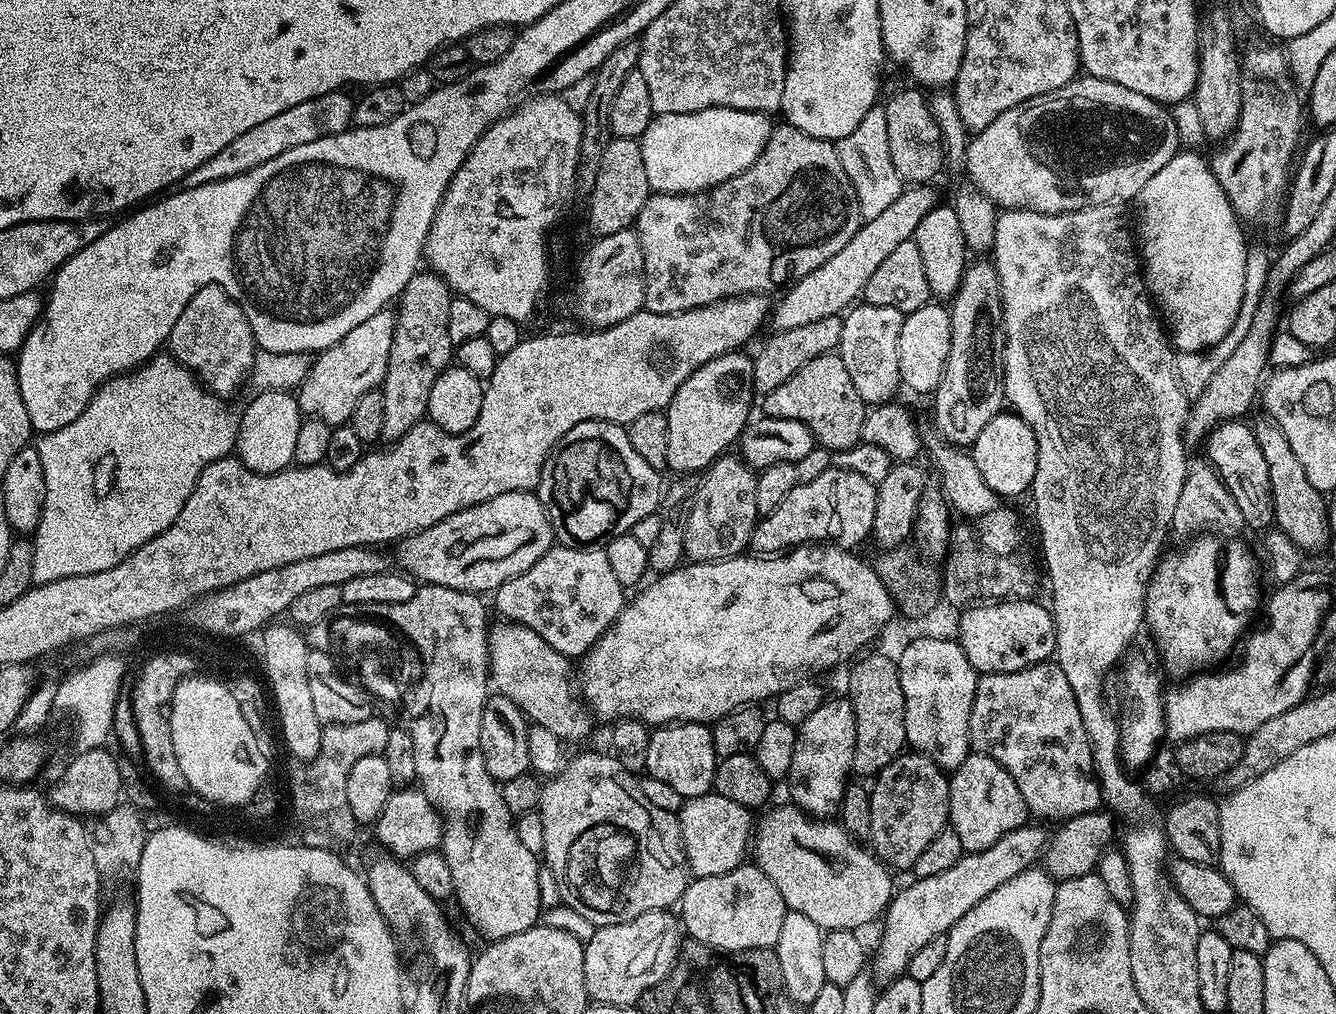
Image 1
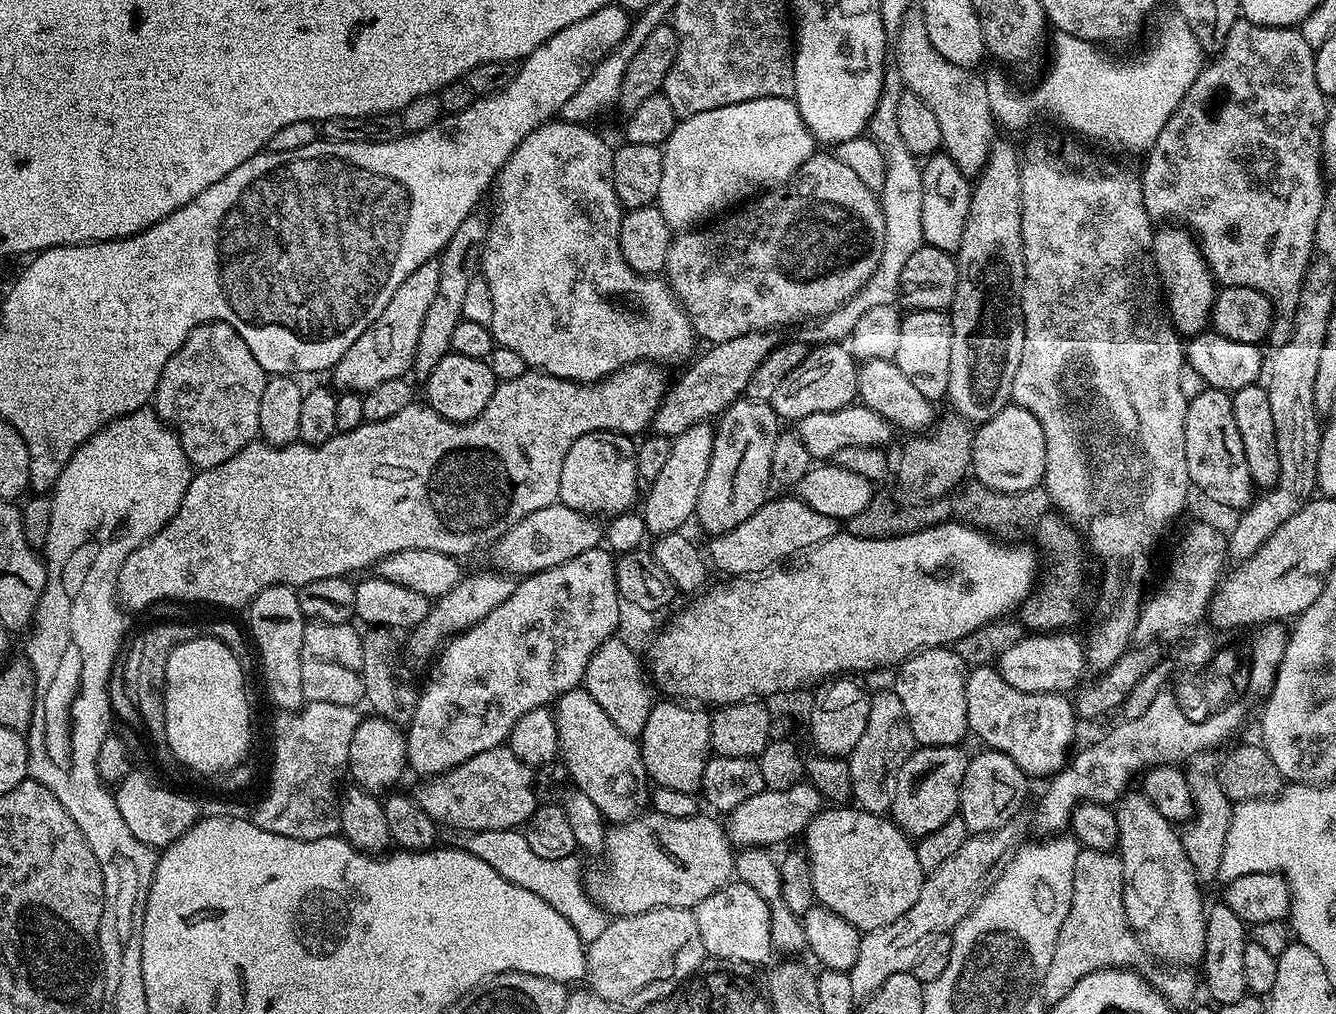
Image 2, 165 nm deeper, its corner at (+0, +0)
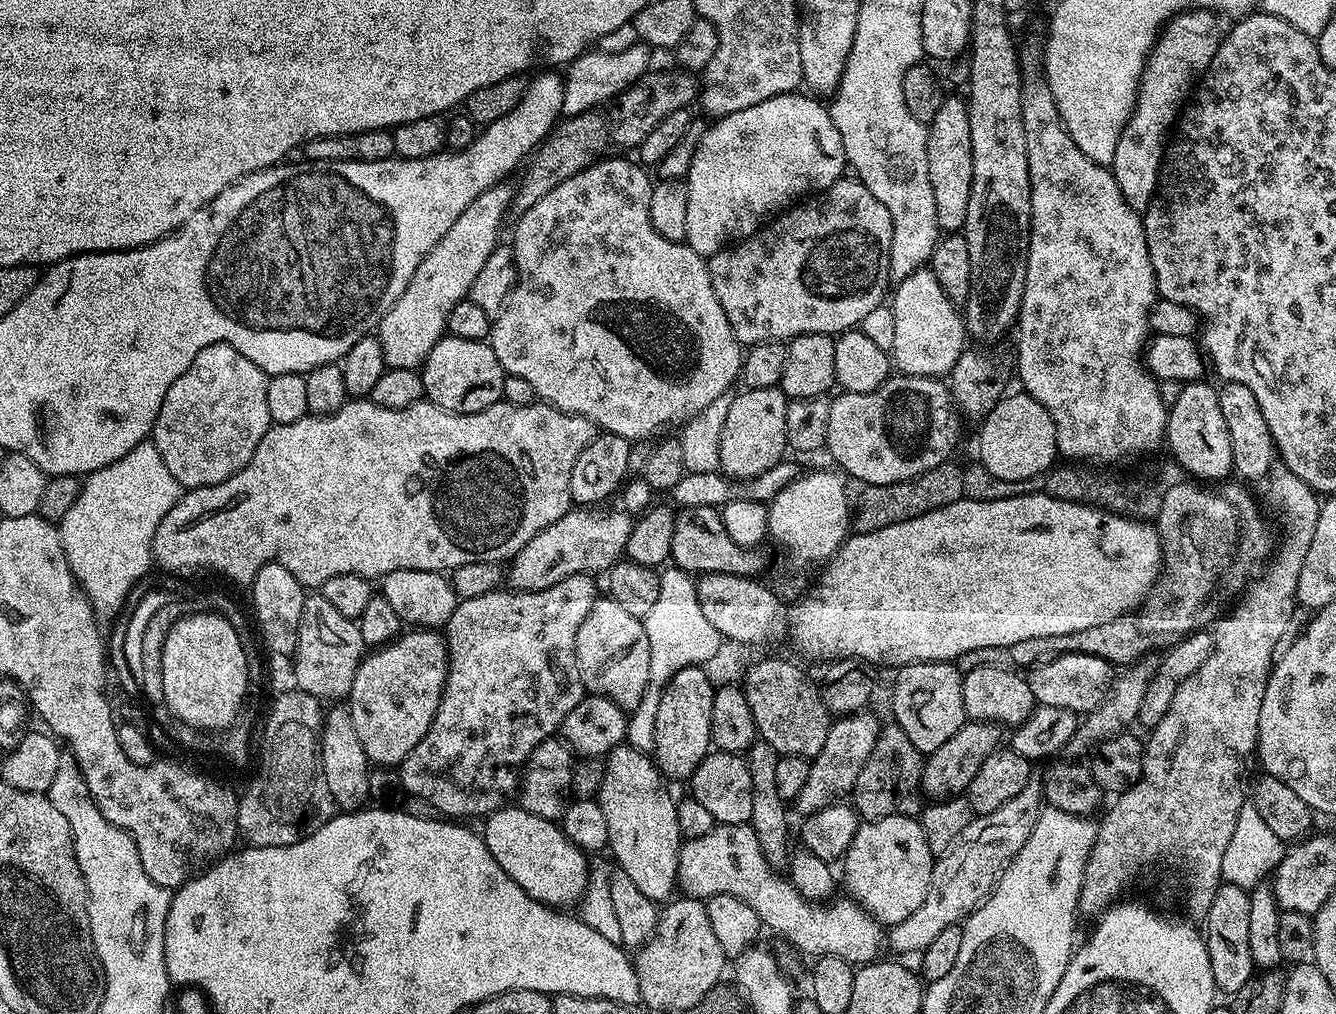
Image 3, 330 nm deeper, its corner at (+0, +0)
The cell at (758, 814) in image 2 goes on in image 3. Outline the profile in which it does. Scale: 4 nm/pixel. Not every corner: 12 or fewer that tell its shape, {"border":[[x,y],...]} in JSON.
{"border":[[871,711],[833,719],[801,813],[843,801],[878,742]]}

